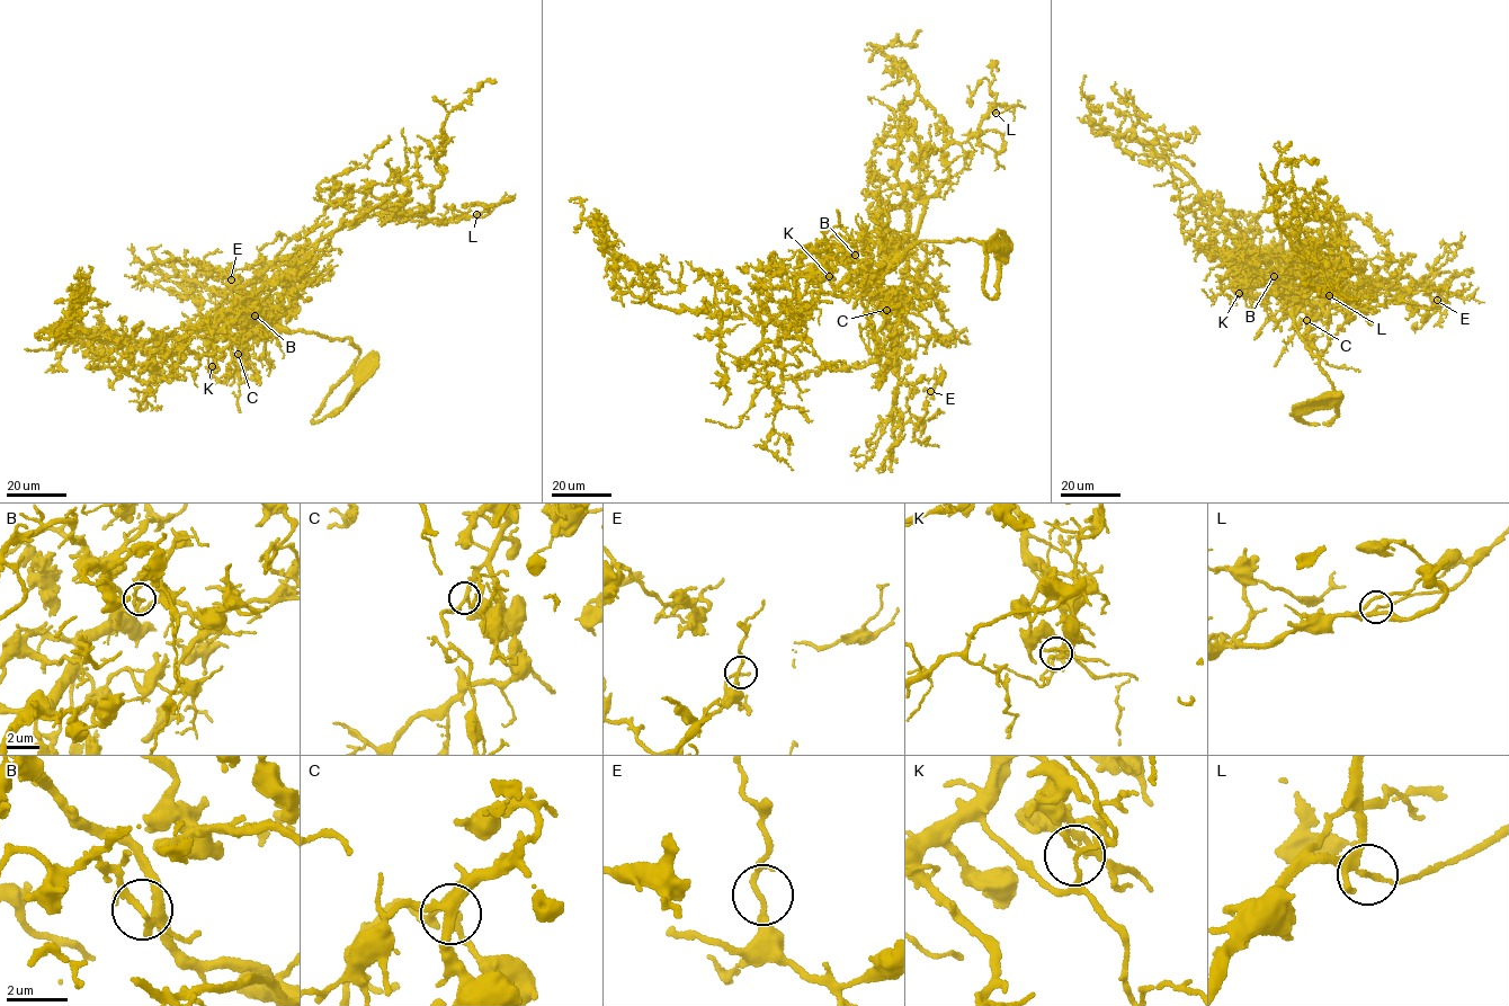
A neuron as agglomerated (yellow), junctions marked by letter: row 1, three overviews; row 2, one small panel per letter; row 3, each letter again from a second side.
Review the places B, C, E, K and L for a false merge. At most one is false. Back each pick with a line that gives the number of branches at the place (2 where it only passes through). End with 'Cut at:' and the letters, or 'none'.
Cut at: none

